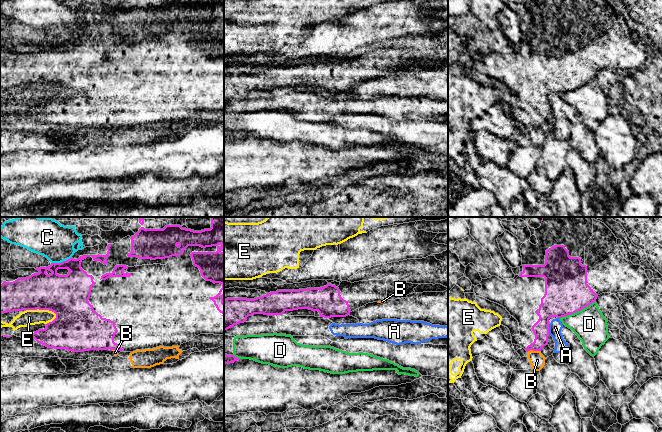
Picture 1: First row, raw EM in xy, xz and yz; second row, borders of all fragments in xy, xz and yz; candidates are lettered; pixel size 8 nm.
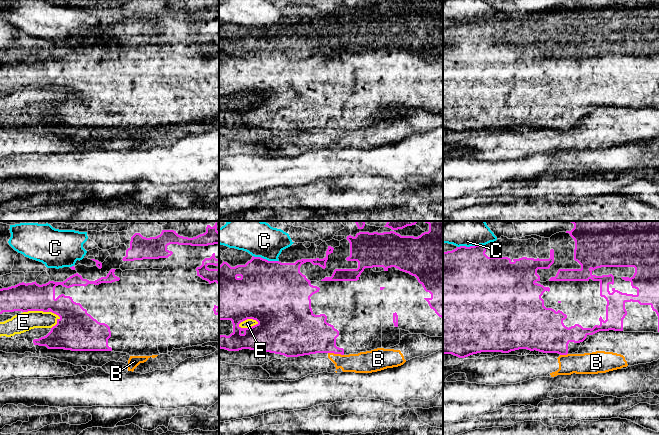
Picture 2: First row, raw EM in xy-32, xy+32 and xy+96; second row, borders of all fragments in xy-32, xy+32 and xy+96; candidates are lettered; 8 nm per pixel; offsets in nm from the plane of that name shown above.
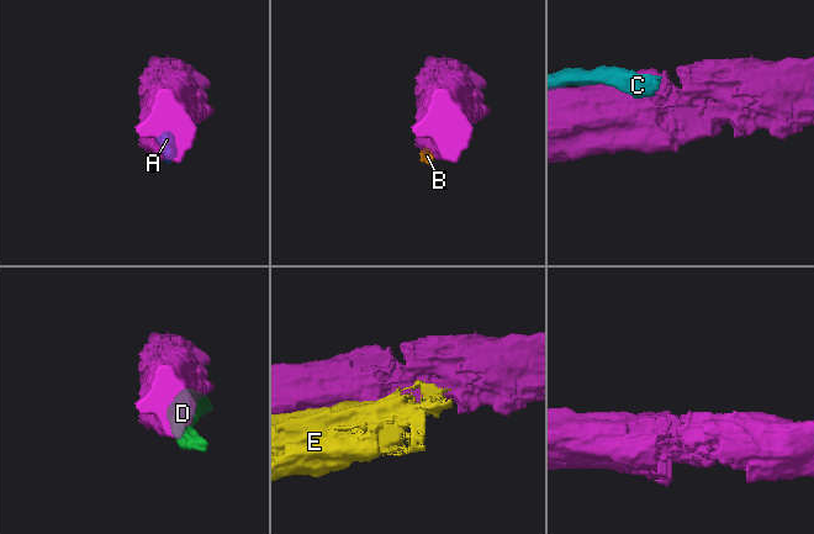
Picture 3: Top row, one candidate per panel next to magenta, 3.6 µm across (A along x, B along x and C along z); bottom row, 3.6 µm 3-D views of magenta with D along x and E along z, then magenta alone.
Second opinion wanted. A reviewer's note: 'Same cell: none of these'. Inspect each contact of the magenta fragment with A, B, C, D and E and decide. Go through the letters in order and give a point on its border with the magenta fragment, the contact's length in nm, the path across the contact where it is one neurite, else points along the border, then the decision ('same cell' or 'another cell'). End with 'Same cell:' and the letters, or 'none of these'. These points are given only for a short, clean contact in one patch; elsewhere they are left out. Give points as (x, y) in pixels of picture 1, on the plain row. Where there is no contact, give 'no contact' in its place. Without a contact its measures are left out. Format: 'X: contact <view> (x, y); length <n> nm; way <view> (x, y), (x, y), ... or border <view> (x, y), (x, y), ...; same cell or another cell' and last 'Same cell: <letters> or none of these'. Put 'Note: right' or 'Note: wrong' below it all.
A: contact yz (548, 105); length 90 nm; another cell
B: contact yz (533, 126); length 110 nm; border yz (539, 126), (529, 126), (527, 128); another cell
C: contact xy (61, 38); length 170 nm; another cell
D: contact yz (577, 87); length 320 nm; another cell
E: contact xy (42, 85); length 260 nm; another cell
Same cell: none of these
Note: right

